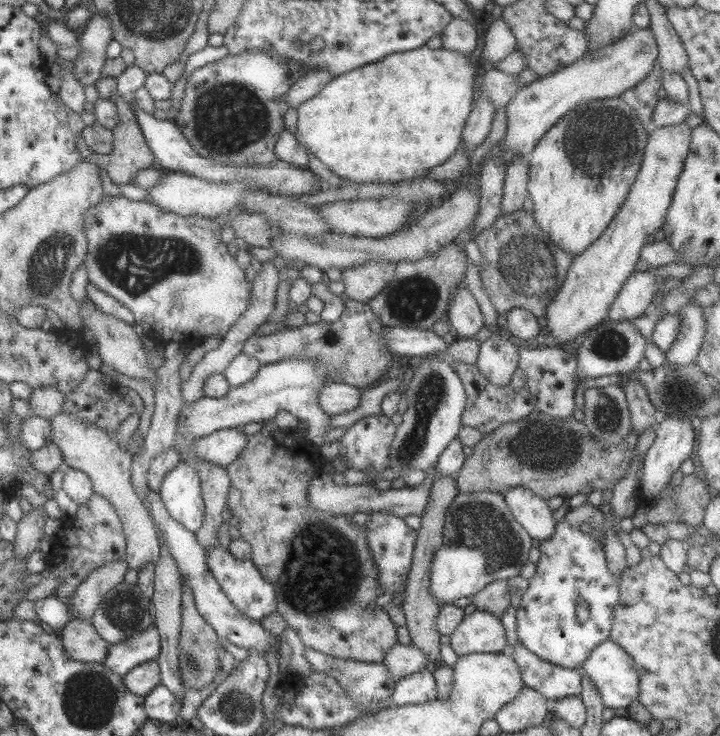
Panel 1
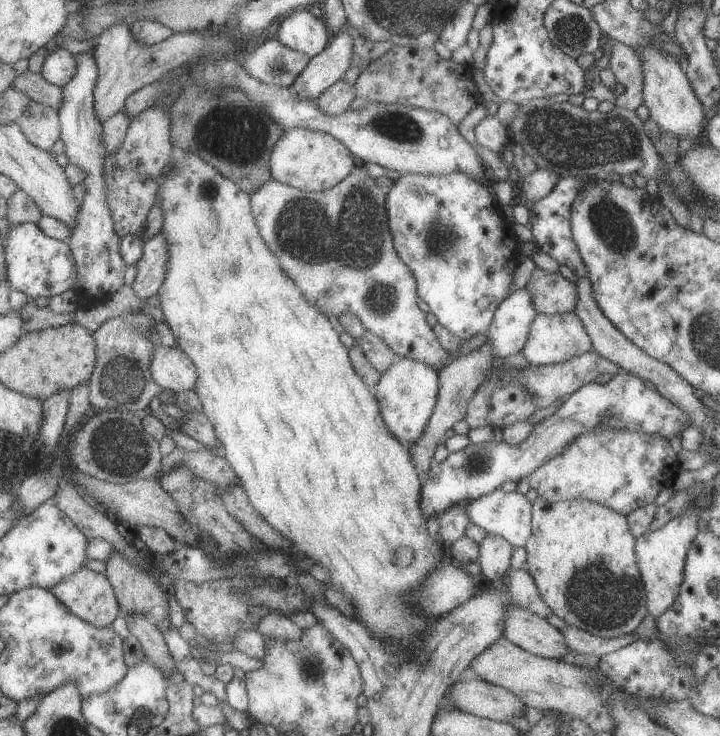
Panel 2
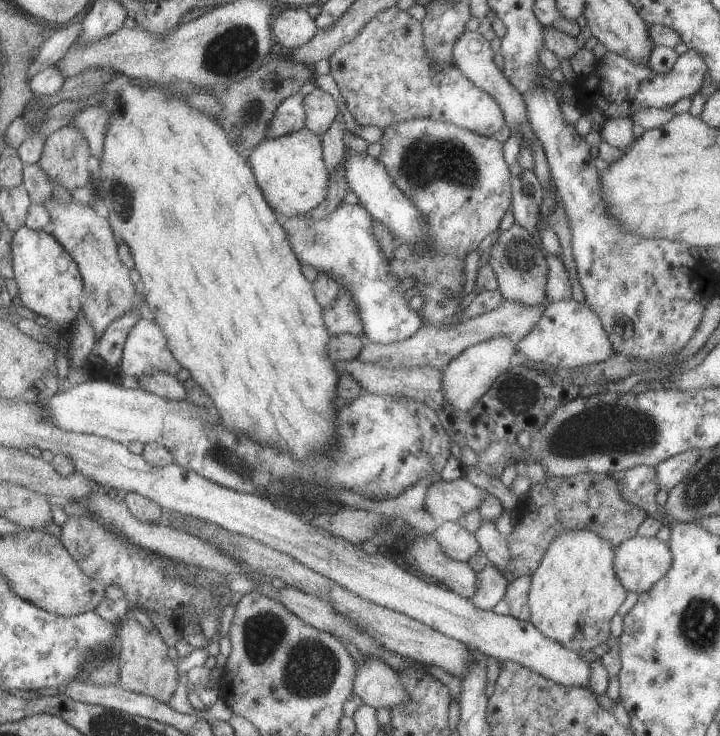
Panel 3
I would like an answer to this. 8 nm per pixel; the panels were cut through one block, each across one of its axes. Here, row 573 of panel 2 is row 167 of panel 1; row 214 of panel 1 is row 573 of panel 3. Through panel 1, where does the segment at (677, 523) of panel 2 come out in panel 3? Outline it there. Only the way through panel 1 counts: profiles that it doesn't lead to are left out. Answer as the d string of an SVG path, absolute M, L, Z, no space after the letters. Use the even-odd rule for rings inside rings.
M637 534L615 547L613 569L628 592L640 594L665 576L672 561L668 543Z

